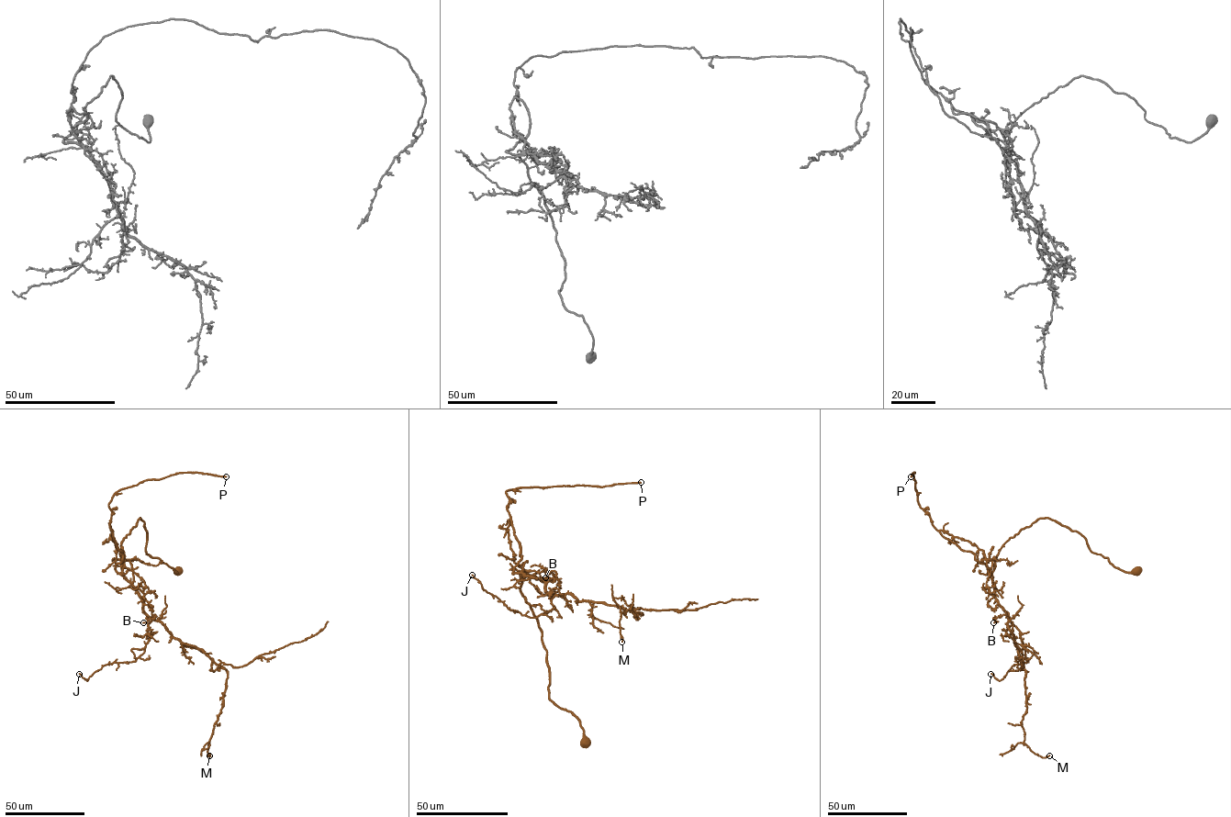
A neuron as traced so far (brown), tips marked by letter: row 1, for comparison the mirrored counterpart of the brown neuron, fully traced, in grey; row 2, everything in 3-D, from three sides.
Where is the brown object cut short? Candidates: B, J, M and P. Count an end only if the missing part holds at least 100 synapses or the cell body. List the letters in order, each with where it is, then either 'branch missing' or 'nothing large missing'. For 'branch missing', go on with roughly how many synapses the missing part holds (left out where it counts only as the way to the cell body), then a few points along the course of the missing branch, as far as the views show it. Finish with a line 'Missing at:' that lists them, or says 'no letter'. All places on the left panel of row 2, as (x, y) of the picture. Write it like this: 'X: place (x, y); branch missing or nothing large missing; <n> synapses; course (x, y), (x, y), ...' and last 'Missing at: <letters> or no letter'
B: place (143, 622); nothing large missing
J: place (79, 674); nothing large missing
M: place (209, 755); nothing large missing
P: place (226, 476); branch missing; 300 synapses; course (226, 476), (313, 467), (338, 477), (354, 498), (365, 542), (352, 556), (356, 576), (329, 619)
Missing at: P

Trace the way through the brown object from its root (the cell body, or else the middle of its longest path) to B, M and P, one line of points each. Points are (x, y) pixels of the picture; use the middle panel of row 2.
B: (585, 741), (579, 721), (549, 698), (542, 630), (520, 589), (522, 576), (557, 591), (559, 581), (545, 577)
M: (585, 741), (579, 721), (549, 698), (521, 576), (642, 613), (621, 612), (621, 642)
P: (585, 741), (579, 721), (549, 698), (542, 630), (513, 574), (521, 556), (506, 491), (641, 482)

